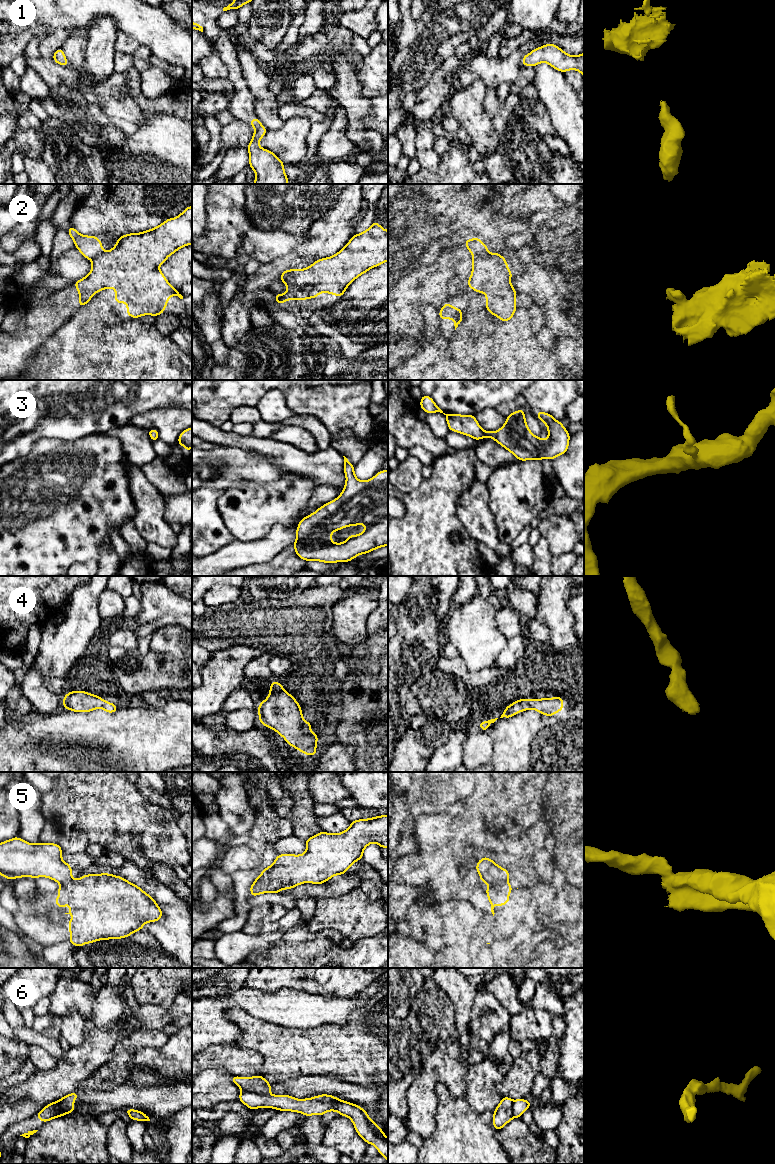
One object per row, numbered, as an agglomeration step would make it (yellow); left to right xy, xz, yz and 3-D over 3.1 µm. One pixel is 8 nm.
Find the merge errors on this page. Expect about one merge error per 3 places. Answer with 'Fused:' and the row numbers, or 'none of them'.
Fused: 2, 5, 6

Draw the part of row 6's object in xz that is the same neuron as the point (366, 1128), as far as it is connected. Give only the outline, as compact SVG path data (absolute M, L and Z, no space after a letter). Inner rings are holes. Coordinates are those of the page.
M242 1090L239 1101L251 1110L261 1107L279 1111L292 1111L305 1116L322 1116L328 1111L336 1111L351 1119L356 1132L367 1144L372 1144L388 1162L388 1138L382 1129L360 1106L343 1101L332 1095L322 1094L312 1098L296 1099L290 1095L261 1095Z

